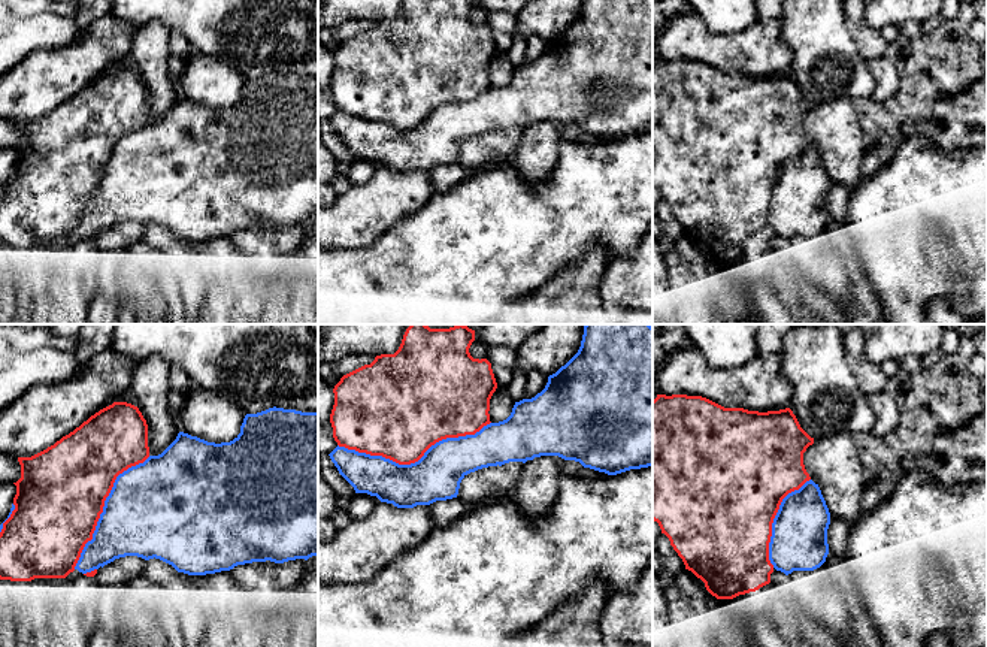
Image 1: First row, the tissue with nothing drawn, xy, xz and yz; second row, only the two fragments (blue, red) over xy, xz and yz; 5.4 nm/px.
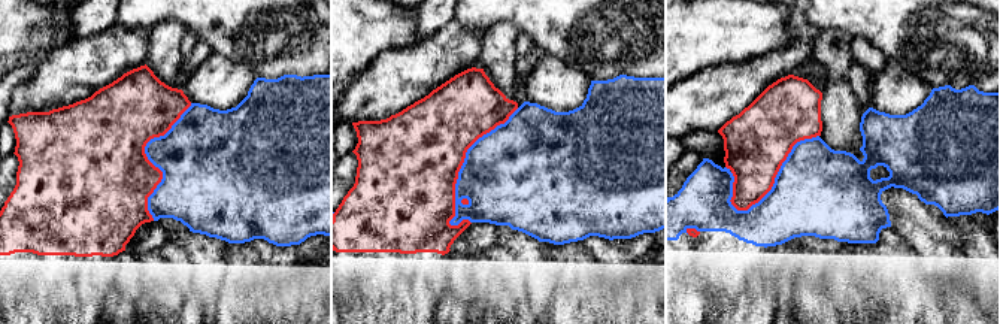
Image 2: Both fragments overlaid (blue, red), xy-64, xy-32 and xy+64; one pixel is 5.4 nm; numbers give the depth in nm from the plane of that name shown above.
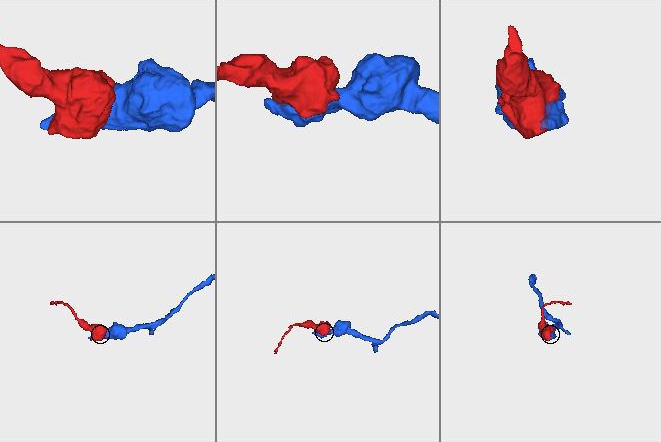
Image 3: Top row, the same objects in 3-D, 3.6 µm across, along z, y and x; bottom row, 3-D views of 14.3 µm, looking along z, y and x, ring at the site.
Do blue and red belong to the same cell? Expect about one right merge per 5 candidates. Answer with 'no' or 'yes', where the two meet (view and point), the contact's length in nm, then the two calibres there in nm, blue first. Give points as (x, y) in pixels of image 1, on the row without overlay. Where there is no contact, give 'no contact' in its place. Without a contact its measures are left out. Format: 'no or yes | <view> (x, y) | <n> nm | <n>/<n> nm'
no | xz (415, 127) | 850 nm | 260/440 nm

